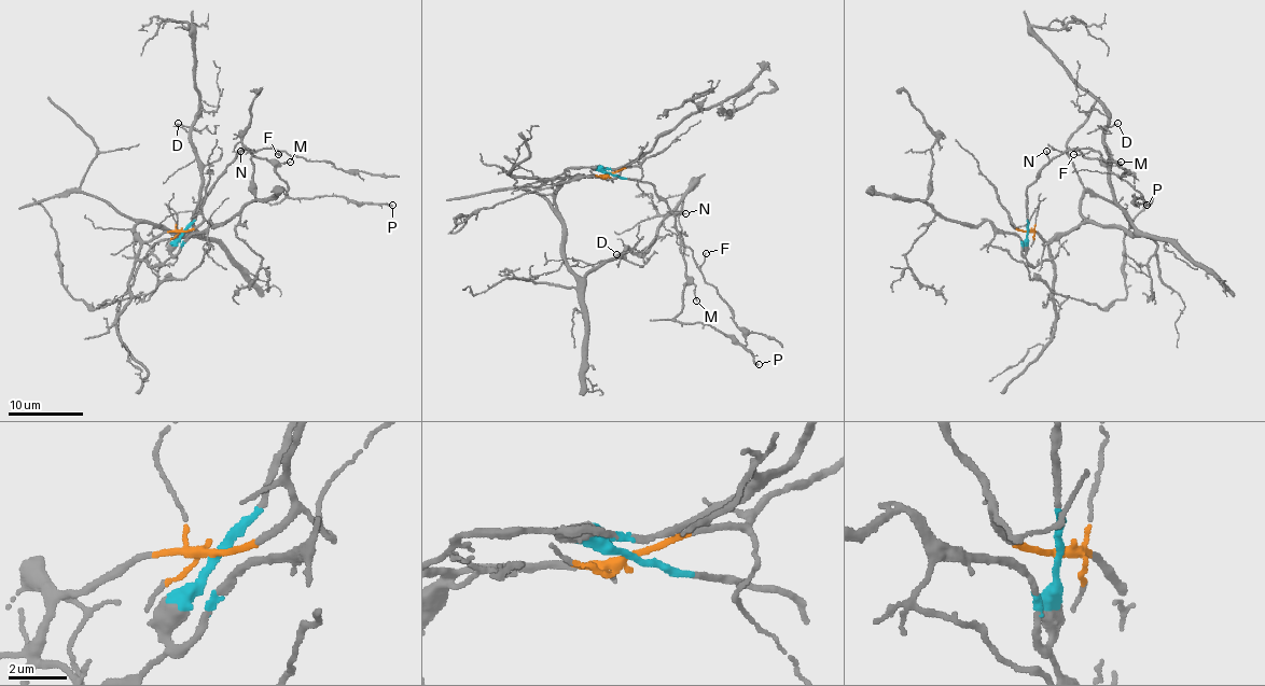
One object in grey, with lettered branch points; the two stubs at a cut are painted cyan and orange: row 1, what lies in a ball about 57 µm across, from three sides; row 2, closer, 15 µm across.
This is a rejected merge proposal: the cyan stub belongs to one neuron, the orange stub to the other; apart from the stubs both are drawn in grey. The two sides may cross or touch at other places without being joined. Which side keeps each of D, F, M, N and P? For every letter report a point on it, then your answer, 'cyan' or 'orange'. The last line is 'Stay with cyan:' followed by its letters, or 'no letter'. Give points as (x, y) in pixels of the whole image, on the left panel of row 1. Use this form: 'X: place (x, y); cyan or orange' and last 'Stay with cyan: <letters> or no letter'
D: place (178, 123); orange
F: place (278, 154); cyan
M: place (290, 162); cyan
N: place (240, 151); cyan
P: place (392, 205); cyan
Stay with cyan: F, M, N, P

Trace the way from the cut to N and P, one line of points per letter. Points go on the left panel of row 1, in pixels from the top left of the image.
N: (182, 232), (195, 216), (206, 193), (241, 151)
P: (182, 232), (195, 216), (202, 198), (245, 149), (274, 164), (291, 198), (325, 196), (392, 206)

